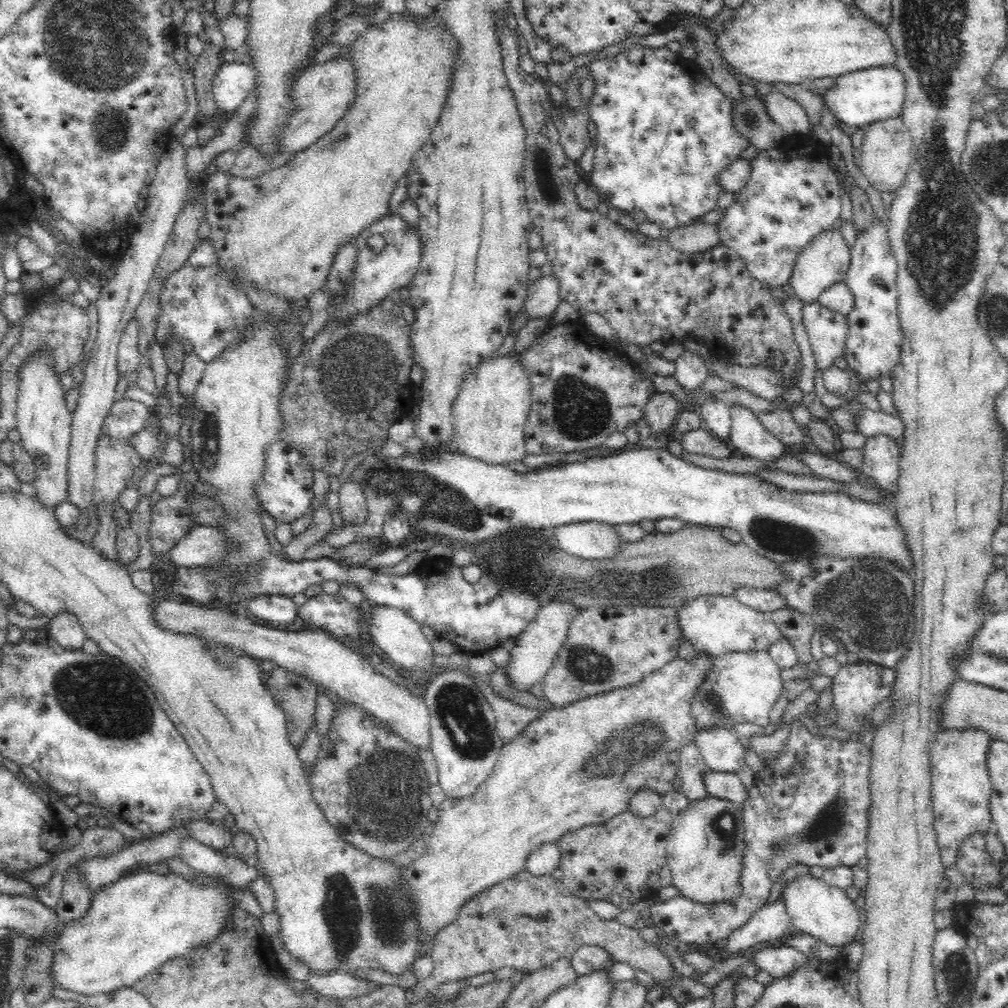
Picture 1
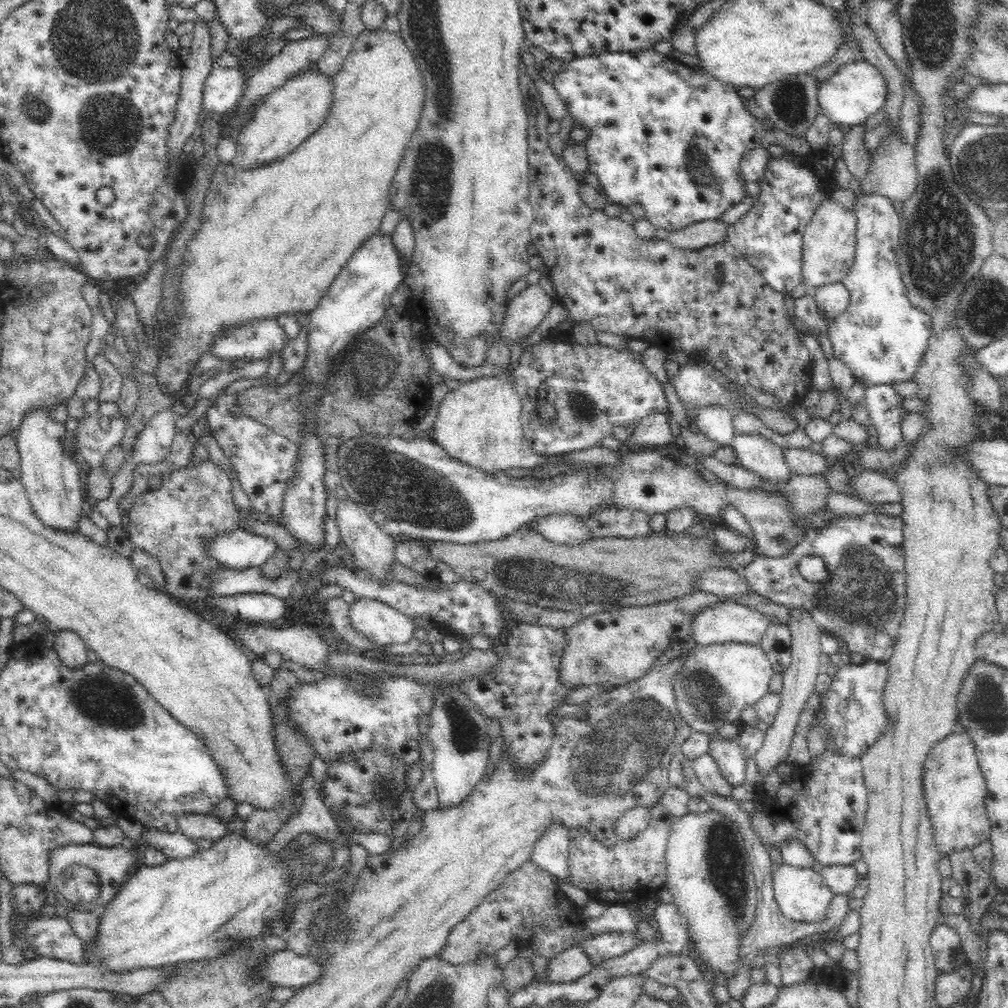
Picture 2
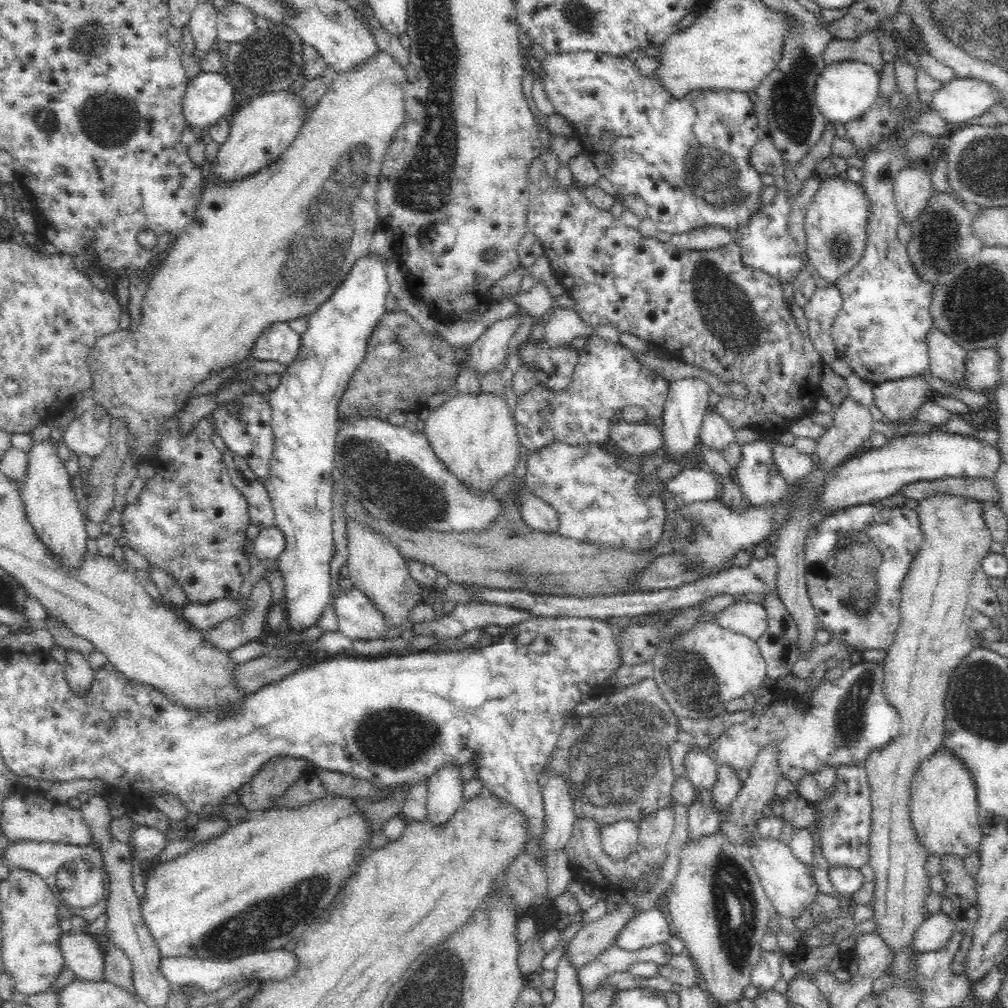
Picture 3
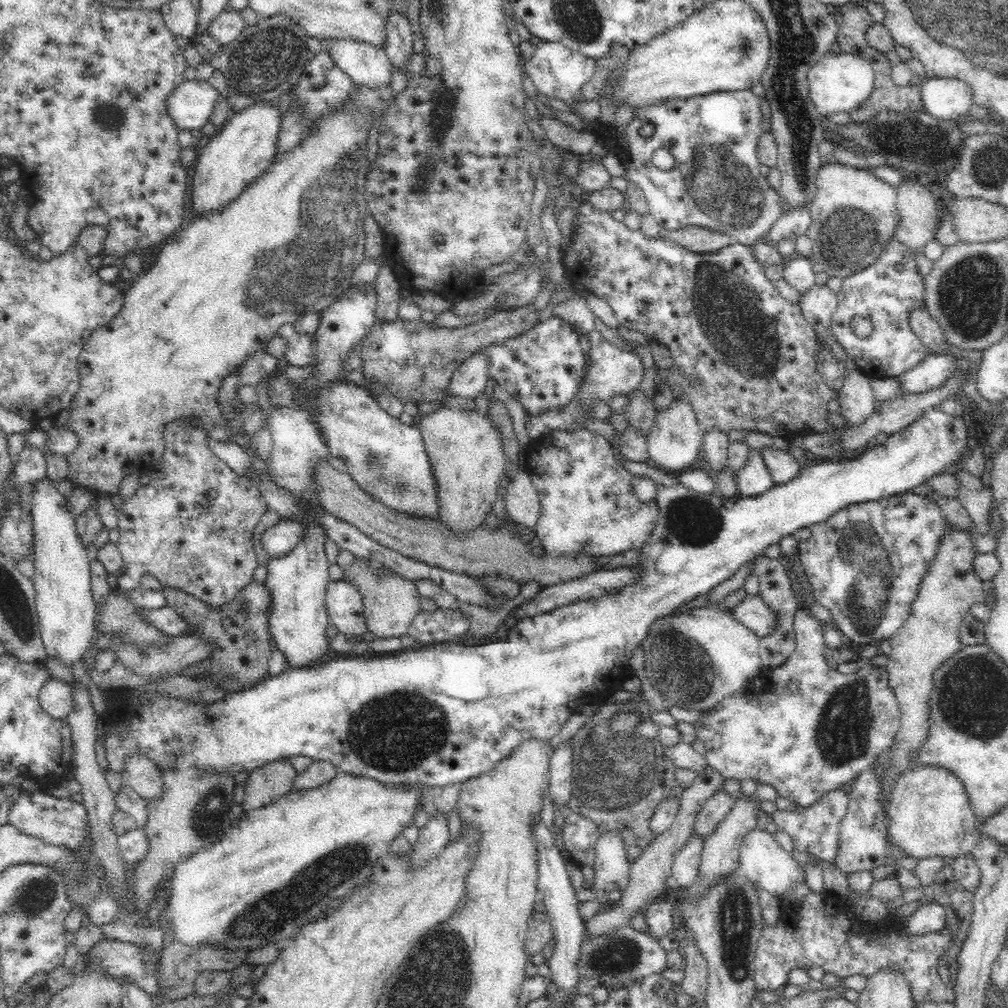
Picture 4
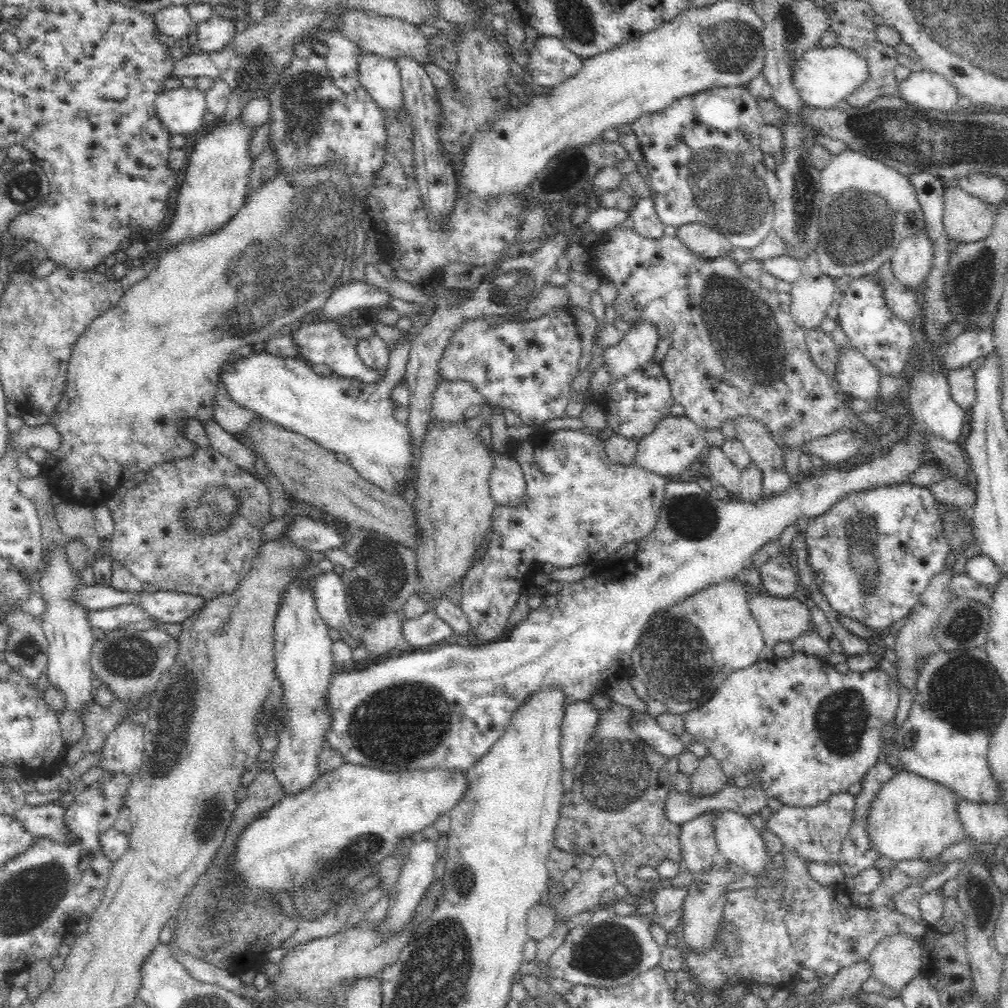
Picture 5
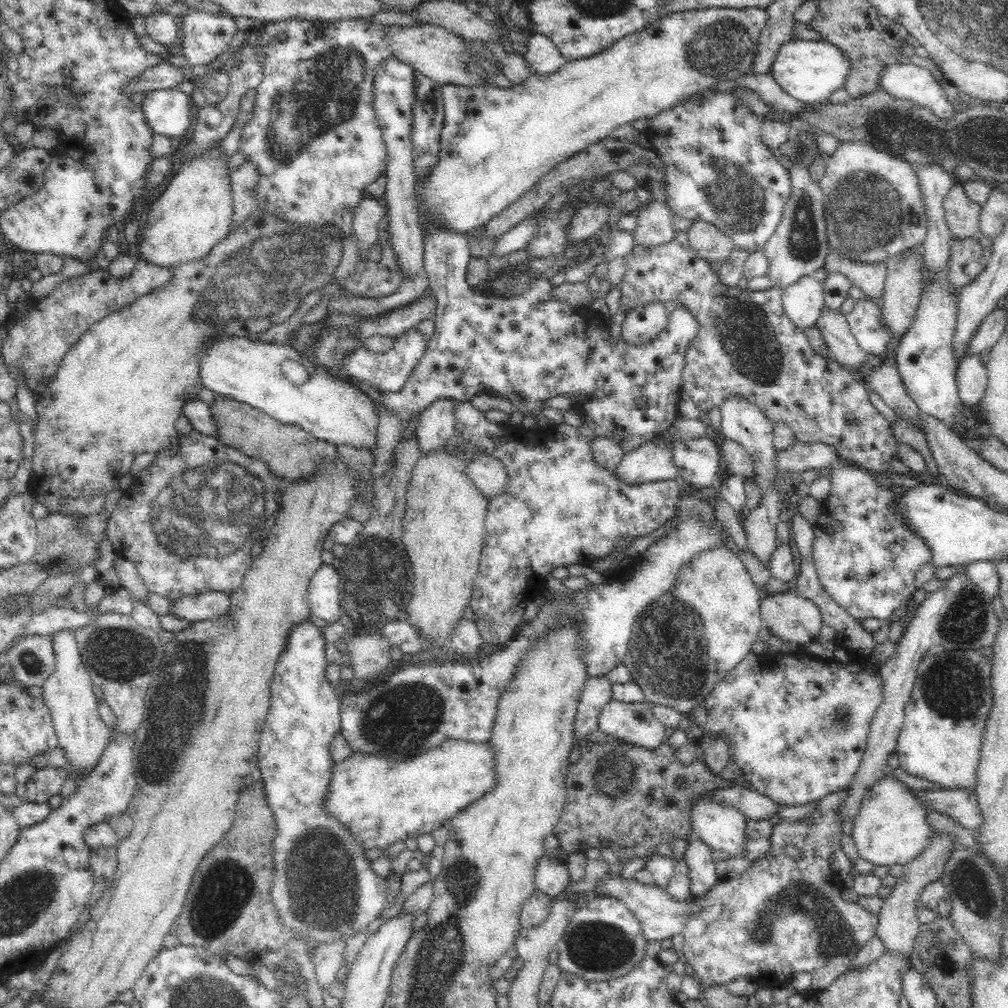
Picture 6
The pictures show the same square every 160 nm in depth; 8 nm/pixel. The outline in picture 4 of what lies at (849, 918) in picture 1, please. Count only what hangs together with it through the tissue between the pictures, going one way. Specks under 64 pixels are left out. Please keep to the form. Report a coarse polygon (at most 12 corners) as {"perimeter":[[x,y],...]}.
{"perimeter":[[756,828],[740,846],[739,871],[780,898],[806,882],[804,866]]}

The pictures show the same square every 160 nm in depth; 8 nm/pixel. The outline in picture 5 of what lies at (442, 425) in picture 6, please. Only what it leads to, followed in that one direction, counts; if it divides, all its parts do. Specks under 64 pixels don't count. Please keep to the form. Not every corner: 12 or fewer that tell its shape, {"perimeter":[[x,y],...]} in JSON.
{"perimeter":[[441,380],[433,392],[434,421],[460,422],[485,404],[464,380]]}

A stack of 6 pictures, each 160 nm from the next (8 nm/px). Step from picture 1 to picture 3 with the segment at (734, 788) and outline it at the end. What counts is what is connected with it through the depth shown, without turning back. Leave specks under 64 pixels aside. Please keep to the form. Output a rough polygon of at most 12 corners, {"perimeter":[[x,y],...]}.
{"perimeter":[[689,749],[687,778],[693,786],[711,789],[717,764],[702,749]]}

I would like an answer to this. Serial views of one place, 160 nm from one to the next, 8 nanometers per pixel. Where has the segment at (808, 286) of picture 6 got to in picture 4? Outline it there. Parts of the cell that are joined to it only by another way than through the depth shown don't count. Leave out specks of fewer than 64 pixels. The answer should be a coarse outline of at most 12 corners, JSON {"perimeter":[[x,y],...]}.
{"perimeter":[[817,285],[801,295],[803,317],[818,345],[830,350],[827,331],[838,294]]}

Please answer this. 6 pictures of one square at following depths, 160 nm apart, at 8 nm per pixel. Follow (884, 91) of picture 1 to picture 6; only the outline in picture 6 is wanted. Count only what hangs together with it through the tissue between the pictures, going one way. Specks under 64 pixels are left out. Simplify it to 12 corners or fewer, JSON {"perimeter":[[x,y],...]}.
{"perimeter":[[792,38],[770,73],[788,96],[828,103],[851,60],[834,44]]}

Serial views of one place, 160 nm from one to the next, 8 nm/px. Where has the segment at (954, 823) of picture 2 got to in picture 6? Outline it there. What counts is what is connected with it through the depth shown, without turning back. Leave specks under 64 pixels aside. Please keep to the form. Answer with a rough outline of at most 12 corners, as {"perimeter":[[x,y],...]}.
{"perimeter":[[891,774],[864,794],[852,839],[875,866],[906,865],[934,812]]}

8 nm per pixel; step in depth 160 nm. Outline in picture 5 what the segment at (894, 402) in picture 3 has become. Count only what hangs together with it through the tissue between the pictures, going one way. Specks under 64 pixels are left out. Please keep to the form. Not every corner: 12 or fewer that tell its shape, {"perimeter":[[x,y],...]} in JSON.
{"perimeter":[[972,329],[947,346],[939,368],[964,368],[994,348],[990,329]]}

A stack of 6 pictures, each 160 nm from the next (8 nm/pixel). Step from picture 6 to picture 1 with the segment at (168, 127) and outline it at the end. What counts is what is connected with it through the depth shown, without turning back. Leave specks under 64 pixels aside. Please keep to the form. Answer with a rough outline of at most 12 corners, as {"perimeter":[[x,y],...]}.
{"perimeter":[[223,62],[212,83],[221,111],[232,114],[254,87],[254,69]]}

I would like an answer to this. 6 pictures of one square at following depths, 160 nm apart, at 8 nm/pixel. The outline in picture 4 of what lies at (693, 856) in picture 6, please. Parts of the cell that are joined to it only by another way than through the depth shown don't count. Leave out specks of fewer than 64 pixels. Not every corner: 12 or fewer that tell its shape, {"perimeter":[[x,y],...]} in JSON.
{"perimeter":[[718,788],[694,822],[693,833],[705,839],[720,825],[734,804]]}

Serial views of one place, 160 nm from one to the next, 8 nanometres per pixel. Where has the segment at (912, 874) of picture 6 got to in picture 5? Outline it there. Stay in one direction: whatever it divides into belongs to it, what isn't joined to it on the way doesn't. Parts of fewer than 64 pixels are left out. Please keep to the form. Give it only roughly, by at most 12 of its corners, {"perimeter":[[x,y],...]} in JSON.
{"perimeter":[[887,936],[868,960],[870,977],[900,998],[921,974],[924,948]]}

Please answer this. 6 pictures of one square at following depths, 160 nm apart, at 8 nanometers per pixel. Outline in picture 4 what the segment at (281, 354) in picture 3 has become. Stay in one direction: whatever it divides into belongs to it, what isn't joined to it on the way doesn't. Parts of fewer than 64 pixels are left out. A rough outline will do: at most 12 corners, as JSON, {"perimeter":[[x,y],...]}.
{"perimeter":[[290,323],[277,334],[286,341],[285,365],[313,364],[313,334]]}

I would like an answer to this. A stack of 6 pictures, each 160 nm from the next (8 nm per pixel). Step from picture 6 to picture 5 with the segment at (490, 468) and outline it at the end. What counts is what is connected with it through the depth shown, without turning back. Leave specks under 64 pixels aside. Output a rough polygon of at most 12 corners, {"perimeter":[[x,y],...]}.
{"perimeter":[[494,455],[490,490],[497,505],[519,507],[526,479],[513,456]]}

